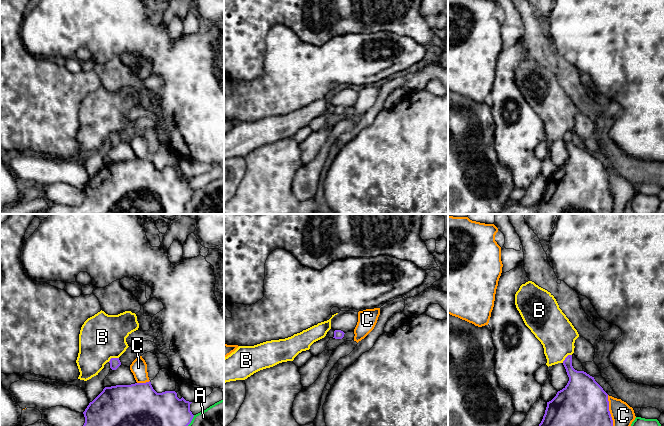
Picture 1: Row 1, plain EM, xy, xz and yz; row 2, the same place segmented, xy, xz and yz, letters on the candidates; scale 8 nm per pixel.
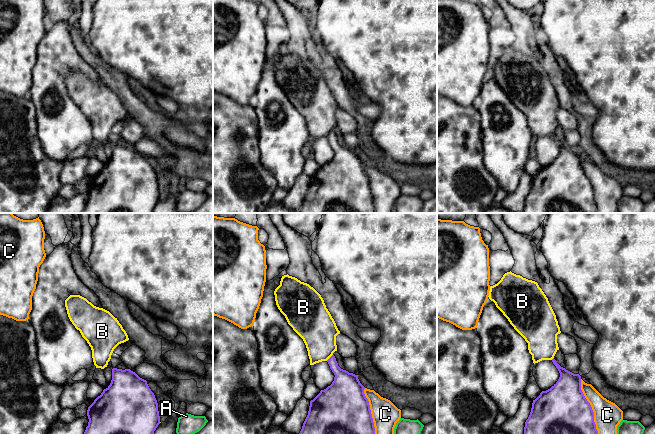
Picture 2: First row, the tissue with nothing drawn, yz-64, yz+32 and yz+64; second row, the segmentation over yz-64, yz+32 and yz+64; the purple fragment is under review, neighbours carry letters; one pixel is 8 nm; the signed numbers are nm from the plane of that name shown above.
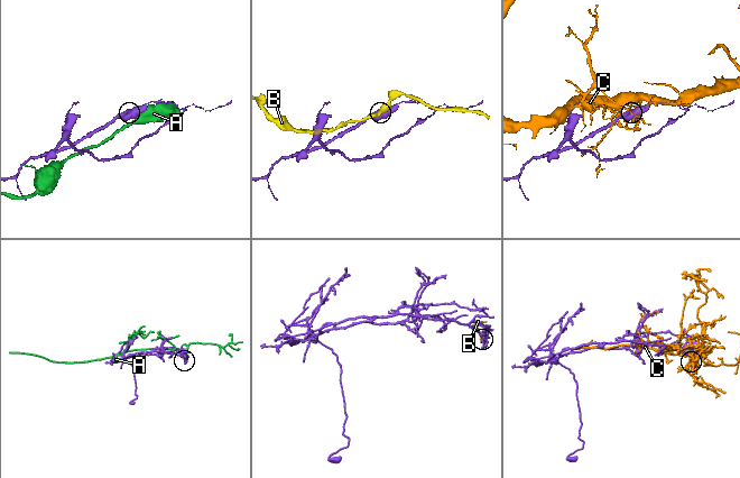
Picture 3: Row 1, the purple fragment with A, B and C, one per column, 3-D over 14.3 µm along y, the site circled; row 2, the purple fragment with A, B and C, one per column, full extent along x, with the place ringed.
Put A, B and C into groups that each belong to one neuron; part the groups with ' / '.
A / B / C

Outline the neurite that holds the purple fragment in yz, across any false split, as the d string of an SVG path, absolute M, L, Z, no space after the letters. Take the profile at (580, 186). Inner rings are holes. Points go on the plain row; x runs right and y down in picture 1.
M572 131L563 141L569 157L547 178L537 214L612 214L608 170L594 153L573 144Z

